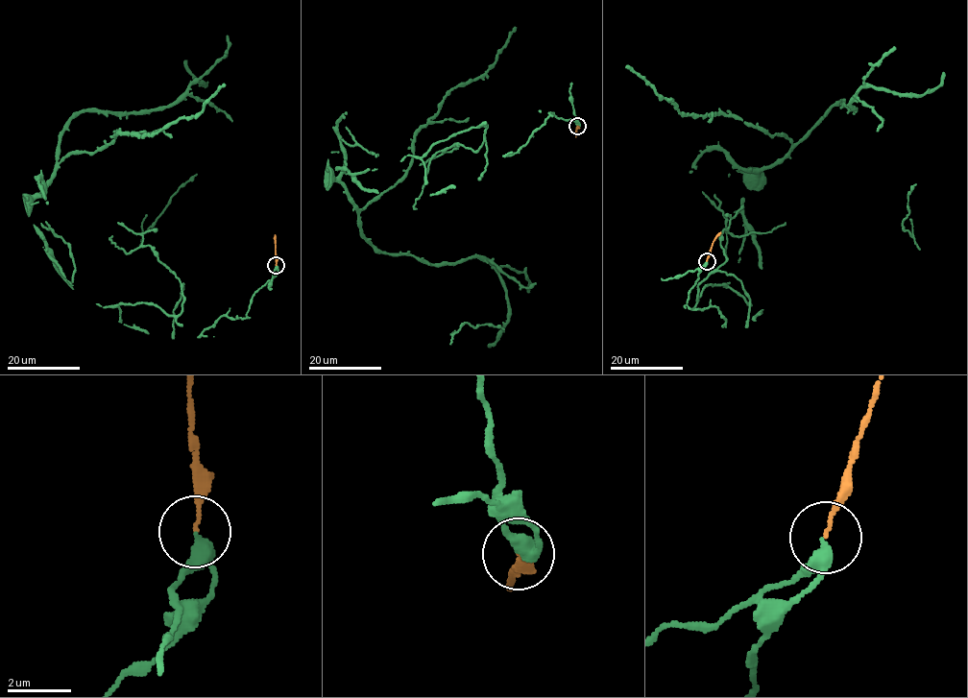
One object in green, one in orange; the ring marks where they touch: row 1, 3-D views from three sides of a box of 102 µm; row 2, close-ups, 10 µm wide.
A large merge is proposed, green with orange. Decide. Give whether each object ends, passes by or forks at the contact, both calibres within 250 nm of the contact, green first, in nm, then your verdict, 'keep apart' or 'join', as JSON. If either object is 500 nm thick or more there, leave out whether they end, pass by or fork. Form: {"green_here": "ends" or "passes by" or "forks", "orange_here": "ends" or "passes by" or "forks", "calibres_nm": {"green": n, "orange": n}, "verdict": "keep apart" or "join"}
{"green_here": "passes by", "orange_here": "ends", "calibres_nm": {"green": 320, "orange": 100}, "verdict": "join"}

